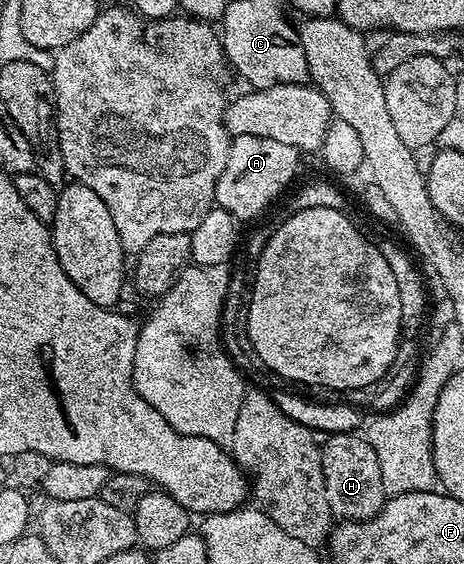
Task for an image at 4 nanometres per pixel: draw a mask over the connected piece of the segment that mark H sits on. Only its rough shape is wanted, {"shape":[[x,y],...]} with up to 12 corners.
{"shape":[[327,435],[331,517],[372,518],[388,499],[365,435]]}

